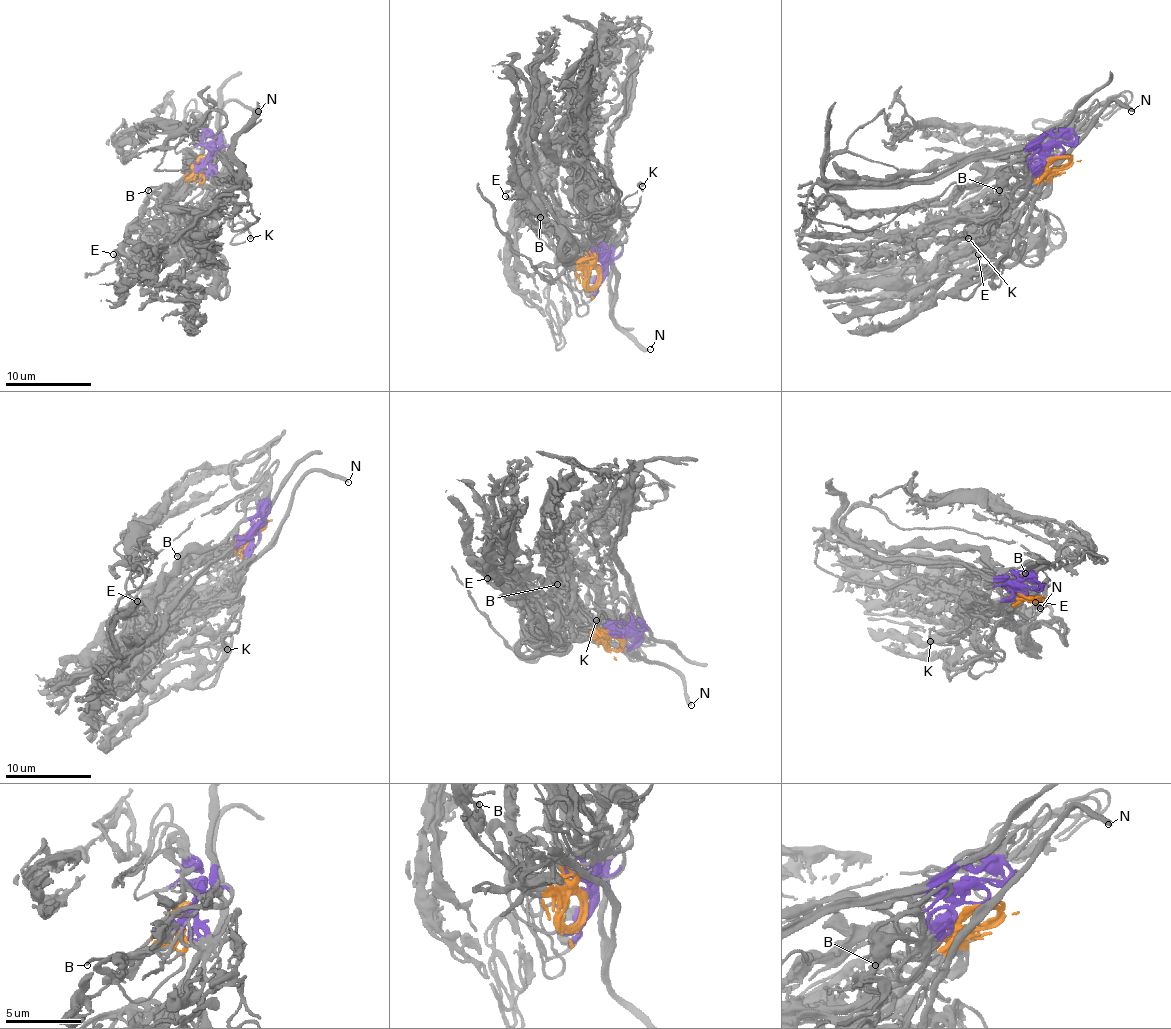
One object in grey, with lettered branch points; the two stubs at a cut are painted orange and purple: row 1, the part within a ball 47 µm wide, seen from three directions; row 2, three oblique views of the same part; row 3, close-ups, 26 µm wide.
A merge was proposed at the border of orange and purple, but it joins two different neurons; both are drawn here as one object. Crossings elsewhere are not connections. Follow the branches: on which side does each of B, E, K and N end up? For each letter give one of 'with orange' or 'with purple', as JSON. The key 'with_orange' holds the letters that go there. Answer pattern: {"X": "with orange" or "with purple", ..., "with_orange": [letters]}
{"B": "with orange", "E": "with orange", "K": "with purple", "N": "with orange", "with_orange": ["B", "E", "N"]}

